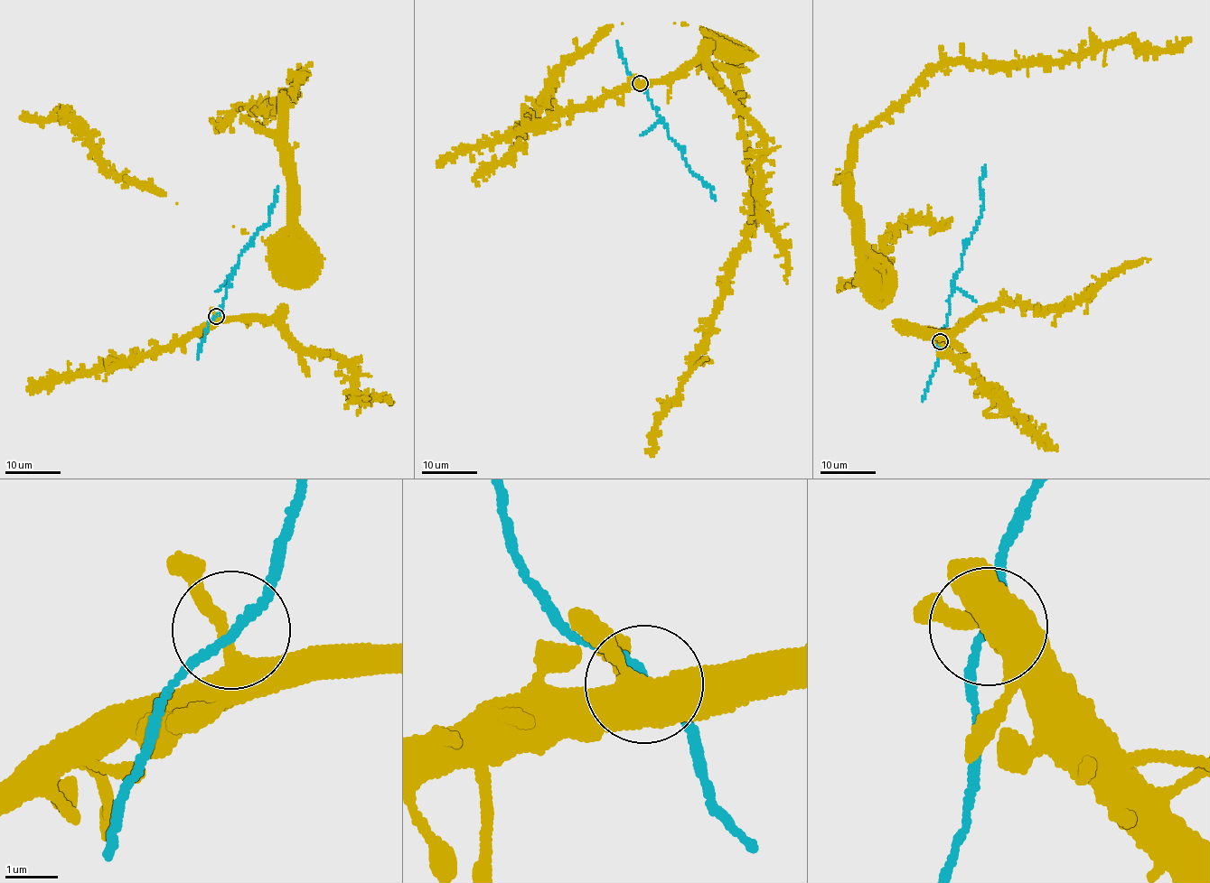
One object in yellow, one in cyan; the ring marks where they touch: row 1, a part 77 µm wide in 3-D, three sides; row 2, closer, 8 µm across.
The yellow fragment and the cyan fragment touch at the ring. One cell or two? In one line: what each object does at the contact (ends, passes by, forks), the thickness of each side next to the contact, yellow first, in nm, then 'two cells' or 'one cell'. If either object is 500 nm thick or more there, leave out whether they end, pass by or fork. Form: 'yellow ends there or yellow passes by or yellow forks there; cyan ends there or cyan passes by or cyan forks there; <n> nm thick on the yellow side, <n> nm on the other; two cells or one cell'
yellow passes by; cyan passes by; 280 nm thick on the yellow side, 140 nm on the other; one cell

